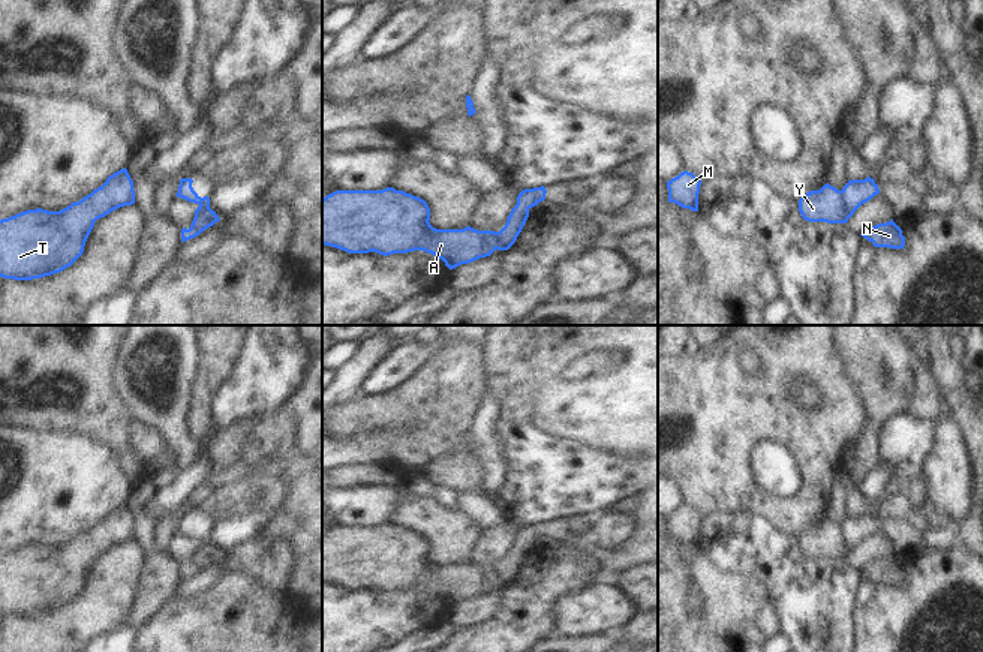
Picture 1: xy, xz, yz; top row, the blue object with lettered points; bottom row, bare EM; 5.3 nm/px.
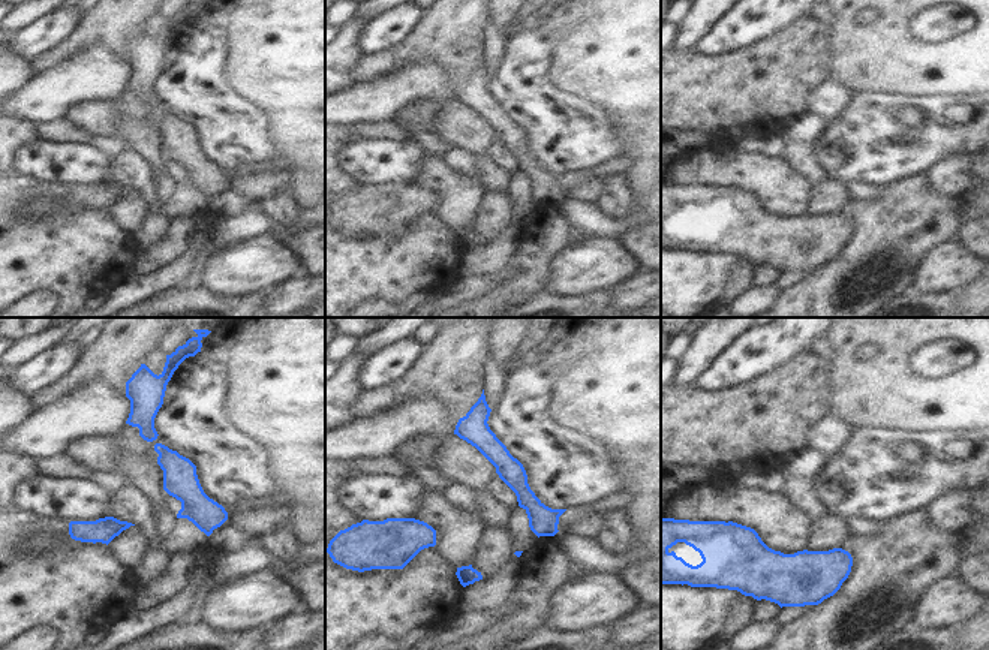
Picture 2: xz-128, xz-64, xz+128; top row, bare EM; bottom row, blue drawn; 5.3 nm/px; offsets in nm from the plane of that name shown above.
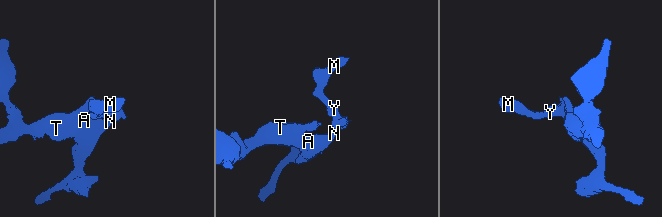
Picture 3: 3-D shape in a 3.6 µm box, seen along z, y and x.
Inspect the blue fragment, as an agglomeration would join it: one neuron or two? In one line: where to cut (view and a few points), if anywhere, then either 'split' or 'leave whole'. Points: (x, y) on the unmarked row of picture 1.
no cut | leave whole

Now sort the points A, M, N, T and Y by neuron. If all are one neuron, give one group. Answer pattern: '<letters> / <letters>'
A M N T Y

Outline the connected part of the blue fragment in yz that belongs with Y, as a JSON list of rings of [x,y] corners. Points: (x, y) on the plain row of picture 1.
[[[874,514],[850,516],[842,526],[824,520],[799,535],[799,547],[808,558],[847,559],[854,547],[880,529]]]

